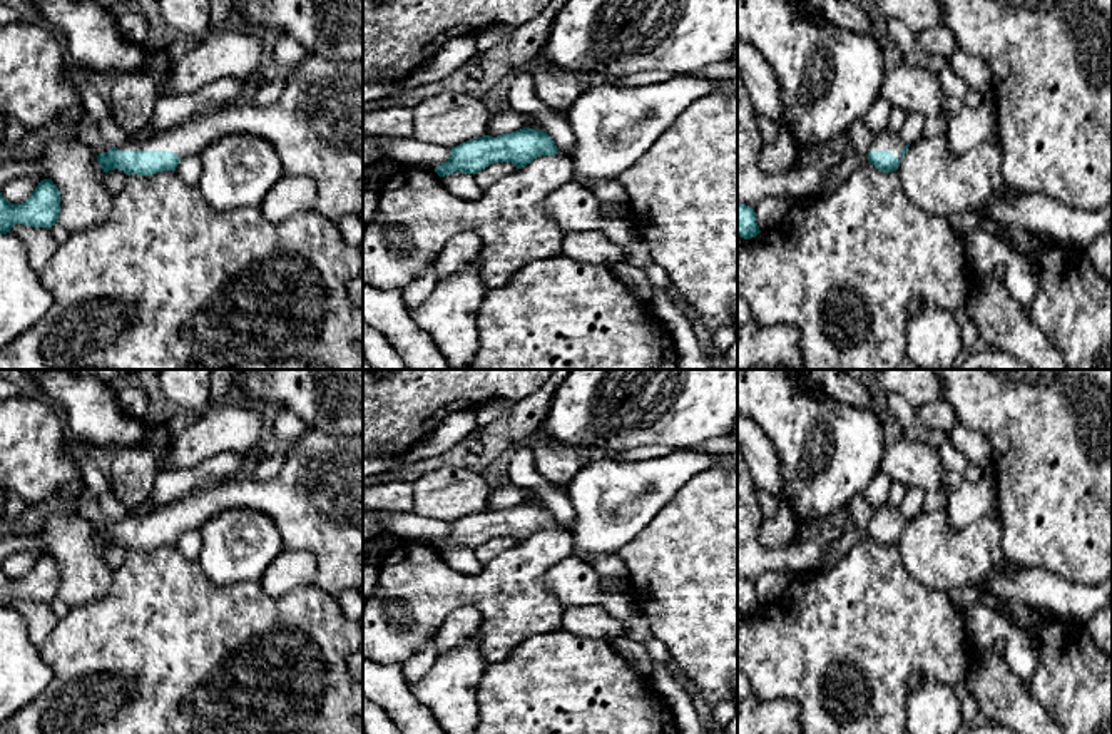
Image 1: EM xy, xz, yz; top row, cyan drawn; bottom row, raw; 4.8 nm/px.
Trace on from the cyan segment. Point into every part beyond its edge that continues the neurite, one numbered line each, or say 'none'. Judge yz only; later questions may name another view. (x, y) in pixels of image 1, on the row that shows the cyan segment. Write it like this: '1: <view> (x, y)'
1: yz (888, 141)

